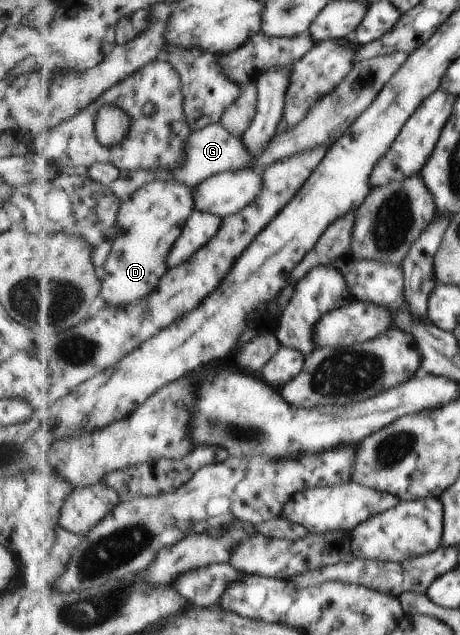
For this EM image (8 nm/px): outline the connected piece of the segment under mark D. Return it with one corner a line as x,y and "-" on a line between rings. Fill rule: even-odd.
173,179
155,180
138,189
118,213
117,233
111,255
104,265
102,287
107,306
125,307
158,289
169,270
168,257
195,211
193,188

